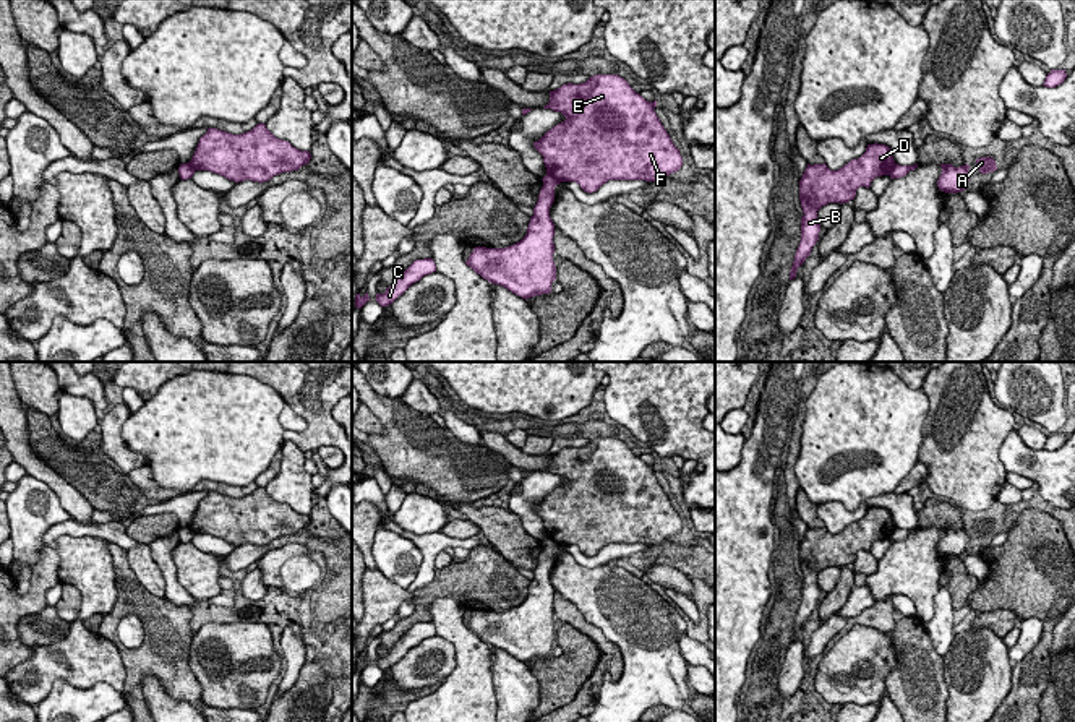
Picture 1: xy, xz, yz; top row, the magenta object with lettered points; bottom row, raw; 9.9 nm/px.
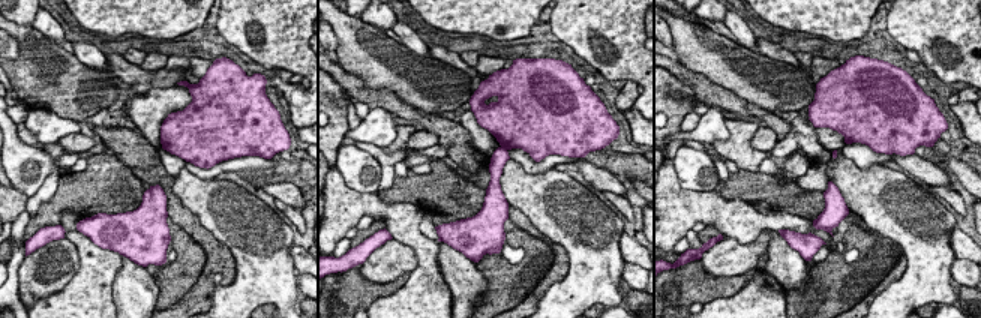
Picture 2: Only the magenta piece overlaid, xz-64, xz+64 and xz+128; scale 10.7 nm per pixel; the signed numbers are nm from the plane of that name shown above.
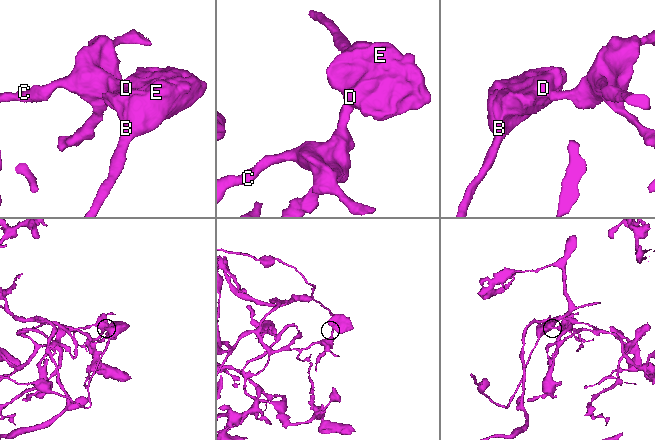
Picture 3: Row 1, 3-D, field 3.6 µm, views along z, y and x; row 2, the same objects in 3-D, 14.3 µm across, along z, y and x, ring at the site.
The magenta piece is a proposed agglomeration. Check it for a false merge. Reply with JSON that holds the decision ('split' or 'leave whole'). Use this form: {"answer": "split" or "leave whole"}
{"answer": "split"}

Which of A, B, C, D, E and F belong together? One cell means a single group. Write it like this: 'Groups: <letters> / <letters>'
Groups: A C / B D E F

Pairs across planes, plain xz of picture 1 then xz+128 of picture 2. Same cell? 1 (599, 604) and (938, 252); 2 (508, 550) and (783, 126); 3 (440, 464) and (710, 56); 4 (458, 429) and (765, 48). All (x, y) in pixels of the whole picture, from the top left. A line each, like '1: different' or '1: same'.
1: same
2: same
3: same
4: different

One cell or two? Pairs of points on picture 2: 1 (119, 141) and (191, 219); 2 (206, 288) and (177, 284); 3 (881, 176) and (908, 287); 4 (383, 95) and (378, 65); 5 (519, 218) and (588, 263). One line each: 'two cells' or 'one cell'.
1: one cell
2: two cells
3: one cell
4: two cells
5: two cells

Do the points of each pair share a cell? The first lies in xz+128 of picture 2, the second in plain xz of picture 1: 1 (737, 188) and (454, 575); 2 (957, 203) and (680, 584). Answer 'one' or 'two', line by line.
1: one
2: two

